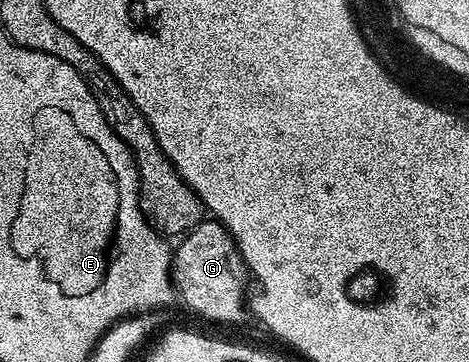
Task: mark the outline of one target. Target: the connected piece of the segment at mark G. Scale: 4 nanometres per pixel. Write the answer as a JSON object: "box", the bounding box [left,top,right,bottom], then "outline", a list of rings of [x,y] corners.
{"box":[171,217,249,323],"outline":[[[210,217],[204,218],[178,243],[171,256],[171,281],[178,302],[183,302],[188,307],[184,308],[200,320],[239,323],[243,318],[248,318],[249,272],[233,237],[222,223]]]}

